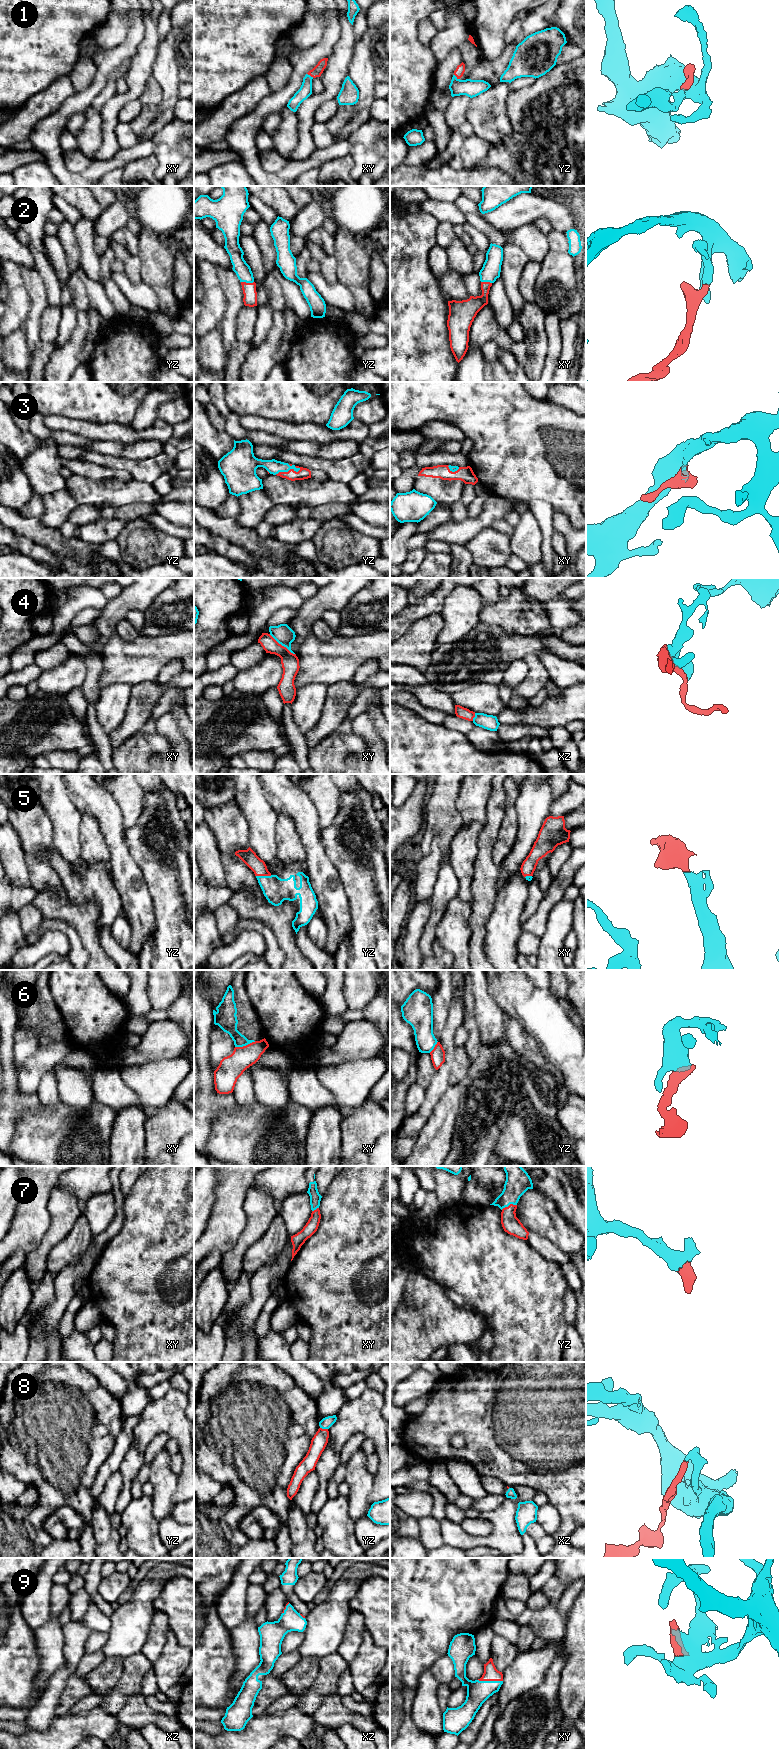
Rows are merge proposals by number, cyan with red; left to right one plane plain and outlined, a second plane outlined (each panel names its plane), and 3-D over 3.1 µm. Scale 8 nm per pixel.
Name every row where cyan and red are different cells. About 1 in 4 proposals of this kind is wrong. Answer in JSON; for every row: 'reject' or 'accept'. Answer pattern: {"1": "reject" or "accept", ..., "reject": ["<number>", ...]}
{"1": "accept", "2": "accept", "3": "accept", "4": "accept", "5": "accept", "6": "reject", "7": "accept", "8": "accept", "9": "accept", "reject": ["6"]}

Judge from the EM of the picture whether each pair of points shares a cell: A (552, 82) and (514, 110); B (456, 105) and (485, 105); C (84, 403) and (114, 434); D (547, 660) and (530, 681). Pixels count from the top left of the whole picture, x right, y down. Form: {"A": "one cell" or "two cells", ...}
{"A": "one cell", "B": "two cells", "C": "two cells", "D": "two cells"}

